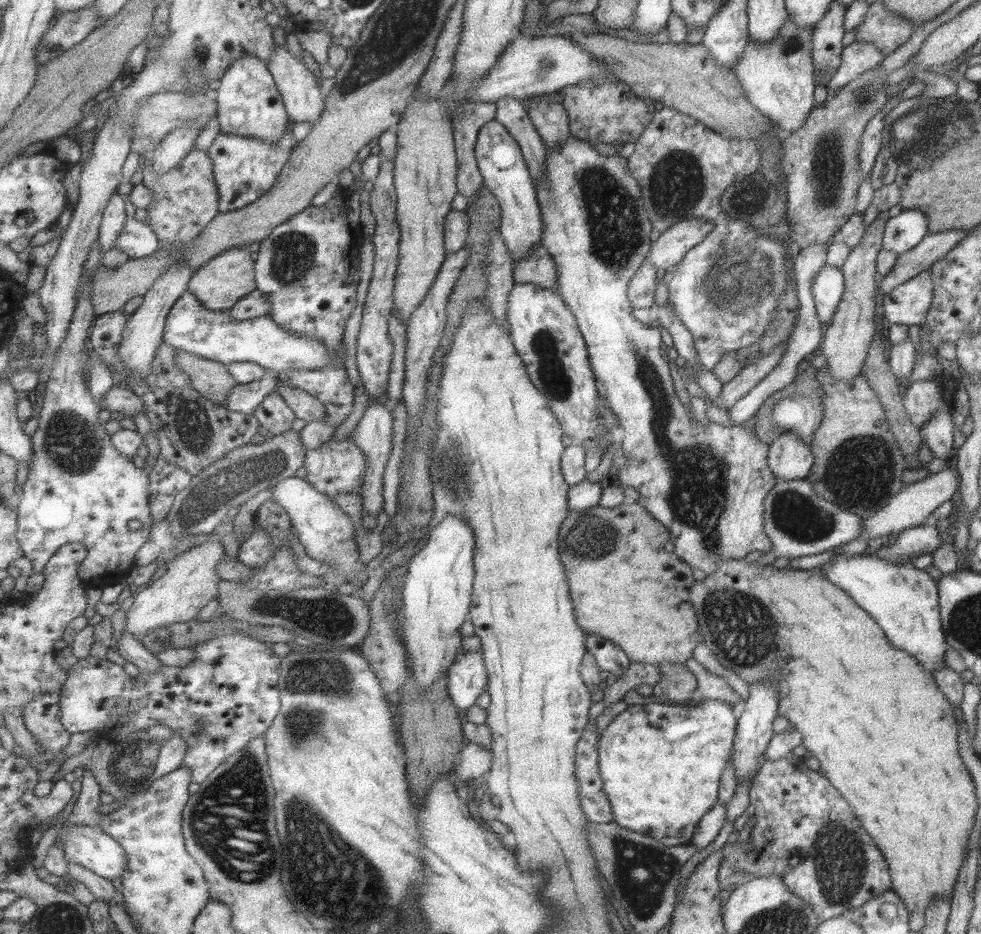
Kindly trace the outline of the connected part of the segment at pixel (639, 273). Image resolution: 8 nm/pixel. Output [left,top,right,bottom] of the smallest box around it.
[627,259,655,309]

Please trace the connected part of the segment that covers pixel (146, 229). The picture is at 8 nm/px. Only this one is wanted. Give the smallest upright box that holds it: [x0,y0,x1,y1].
[114,217,160,259]

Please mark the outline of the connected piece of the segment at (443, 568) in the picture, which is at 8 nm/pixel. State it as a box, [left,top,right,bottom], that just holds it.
[402,514,477,688]

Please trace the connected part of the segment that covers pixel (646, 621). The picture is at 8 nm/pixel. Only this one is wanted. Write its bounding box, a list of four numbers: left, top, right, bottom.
[559,503,701,664]

